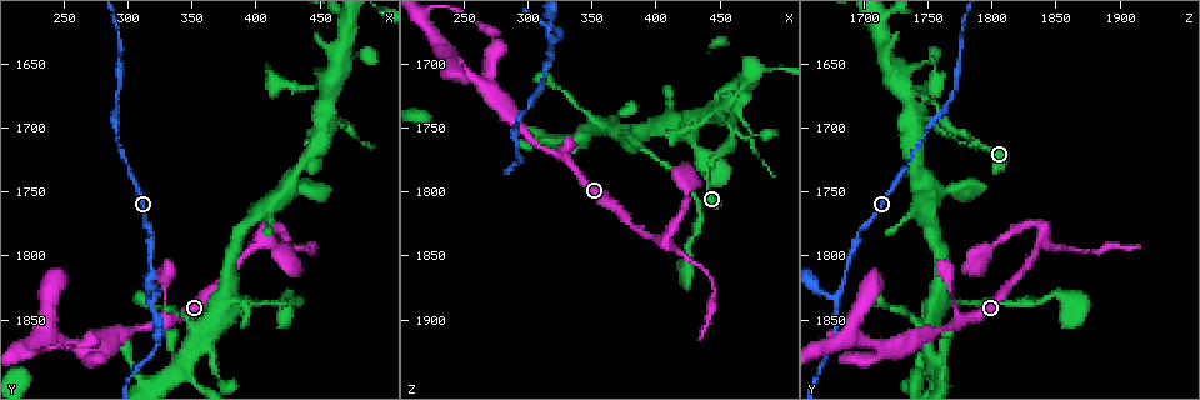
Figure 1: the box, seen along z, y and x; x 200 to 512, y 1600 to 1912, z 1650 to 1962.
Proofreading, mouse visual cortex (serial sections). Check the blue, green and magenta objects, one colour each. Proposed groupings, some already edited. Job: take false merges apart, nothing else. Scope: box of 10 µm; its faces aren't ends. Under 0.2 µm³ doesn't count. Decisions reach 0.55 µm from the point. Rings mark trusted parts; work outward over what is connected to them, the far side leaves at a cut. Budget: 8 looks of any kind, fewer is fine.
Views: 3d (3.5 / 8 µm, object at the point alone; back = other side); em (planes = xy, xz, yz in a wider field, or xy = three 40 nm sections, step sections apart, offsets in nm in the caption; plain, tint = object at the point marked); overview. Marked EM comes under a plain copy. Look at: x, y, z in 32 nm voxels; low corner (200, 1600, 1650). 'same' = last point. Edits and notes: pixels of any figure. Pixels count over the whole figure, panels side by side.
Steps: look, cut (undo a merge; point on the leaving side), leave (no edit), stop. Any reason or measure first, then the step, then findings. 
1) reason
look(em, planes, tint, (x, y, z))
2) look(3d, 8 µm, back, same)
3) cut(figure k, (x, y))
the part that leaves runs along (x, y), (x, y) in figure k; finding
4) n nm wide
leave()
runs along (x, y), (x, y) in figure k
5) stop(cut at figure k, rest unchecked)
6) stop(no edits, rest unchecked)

sharp bend
look(3d, 3.5 µm, back, (410, 1776, 1838))

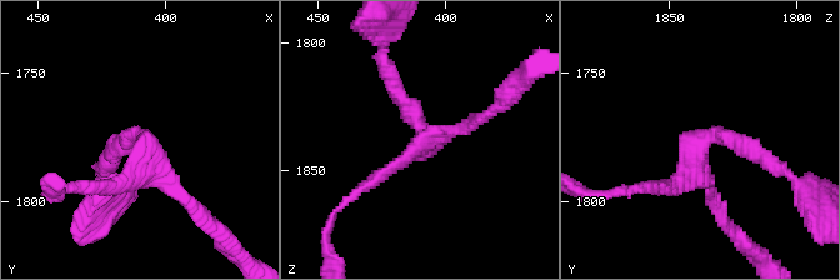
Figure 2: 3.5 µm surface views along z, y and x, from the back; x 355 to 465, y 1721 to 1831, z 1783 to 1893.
shape alone is not enough
look(em, planes, tint, (408, 1776, 1837))

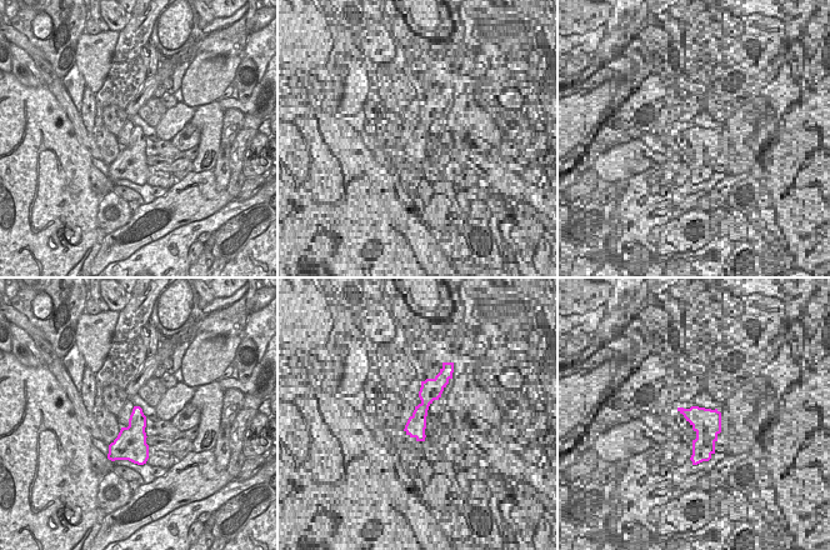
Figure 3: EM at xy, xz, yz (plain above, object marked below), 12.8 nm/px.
leave()
runs along (468, 124), (425, 146), (386, 73) in figure 2; one cell here

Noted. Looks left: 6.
thin neck
look(em, xy, step 5, tint, (456, 1678, 1746))

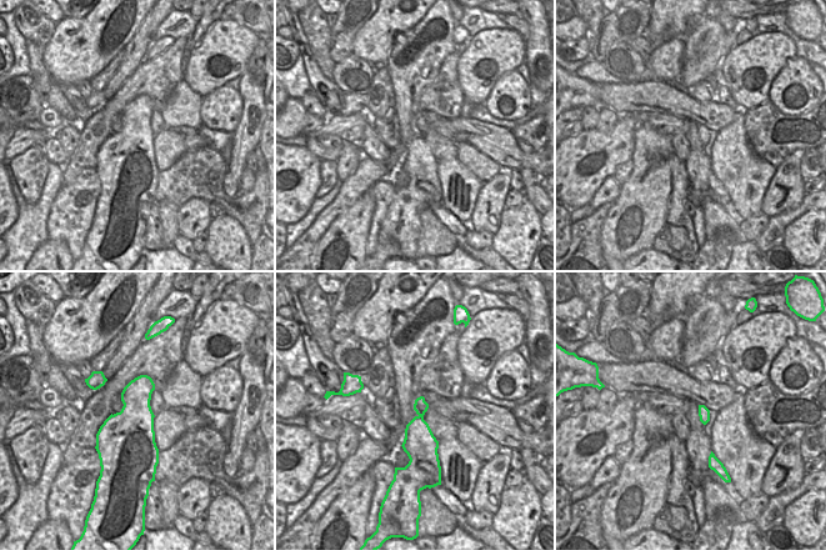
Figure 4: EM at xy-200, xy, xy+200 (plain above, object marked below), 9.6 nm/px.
wider look
look(3d, 3.5 µm, back, same)

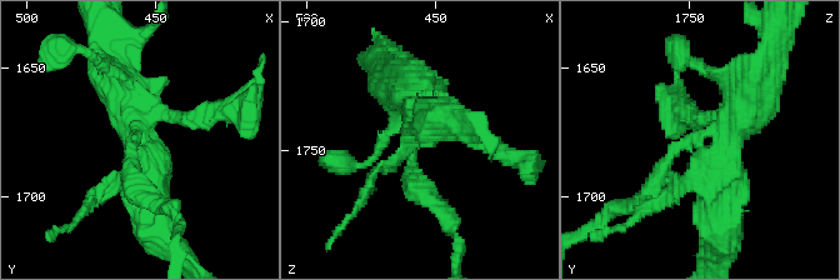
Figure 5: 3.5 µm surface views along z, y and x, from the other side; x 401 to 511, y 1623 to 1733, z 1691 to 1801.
leave()
runs along (424, 193), (409, 164), (431, 123) in figure 5; one cell here

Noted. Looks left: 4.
sharp bend
look(3d, 3.5 µm, (380, 1830, 1762))

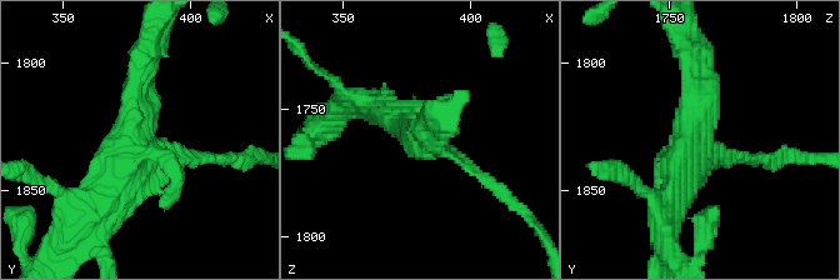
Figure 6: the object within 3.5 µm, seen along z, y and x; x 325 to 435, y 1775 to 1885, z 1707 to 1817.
shape alone is not enough
look(em, xy, step 1, tint, (382, 1831, 1762))

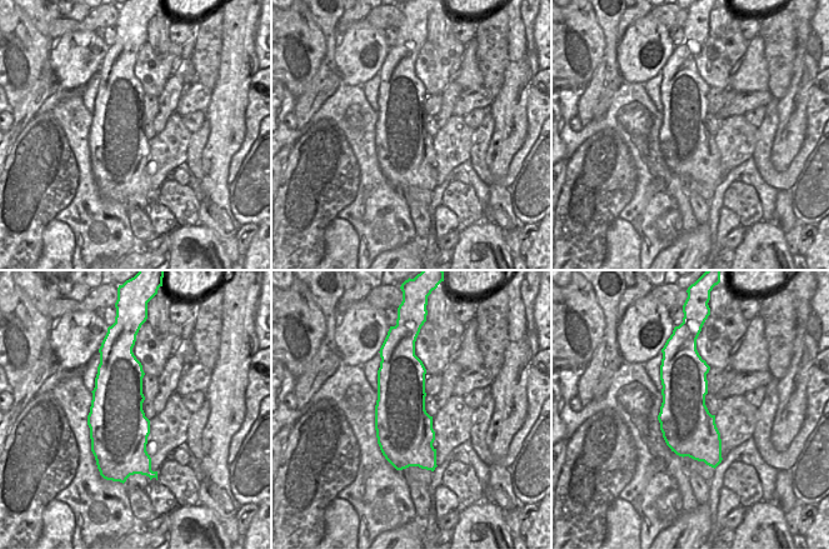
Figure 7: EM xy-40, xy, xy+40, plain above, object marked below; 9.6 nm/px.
550 nm wide
leave()
runs along (145, 64), (141, 144), (95, 205) in figure 6; all the same cell

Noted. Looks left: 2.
stop(no edits, rest unchecked)

